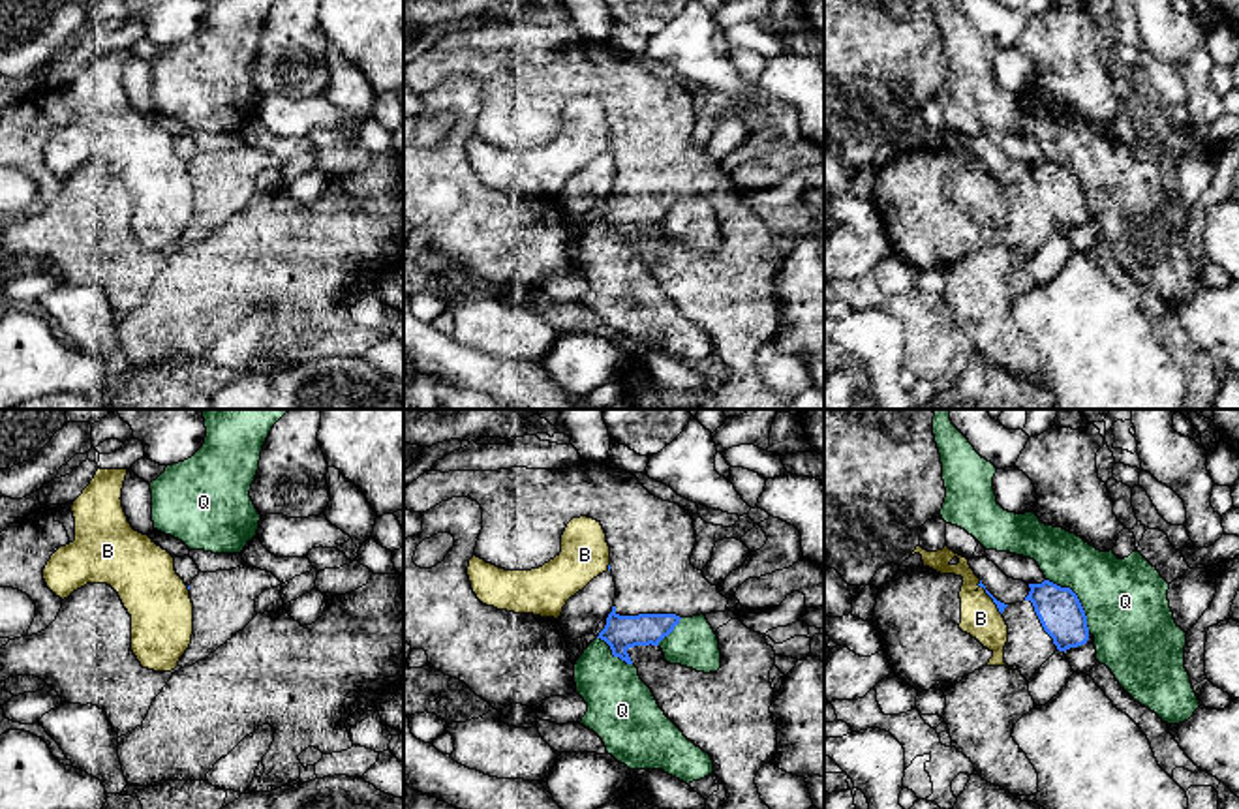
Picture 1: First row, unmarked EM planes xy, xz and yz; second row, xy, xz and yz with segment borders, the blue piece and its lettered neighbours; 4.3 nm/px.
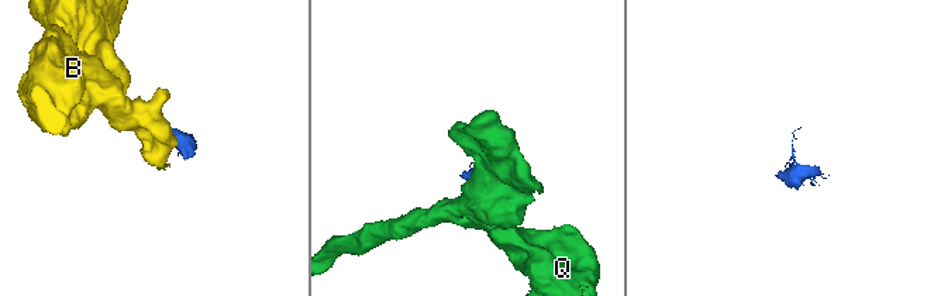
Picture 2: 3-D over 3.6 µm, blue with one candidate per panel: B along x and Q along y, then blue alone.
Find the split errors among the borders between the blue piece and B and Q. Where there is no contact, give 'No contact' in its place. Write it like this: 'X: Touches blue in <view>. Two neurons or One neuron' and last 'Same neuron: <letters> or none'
B: Touches blue in yz. Two neurons
Q: Touches blue in yz. Two neurons
Same neuron: none

